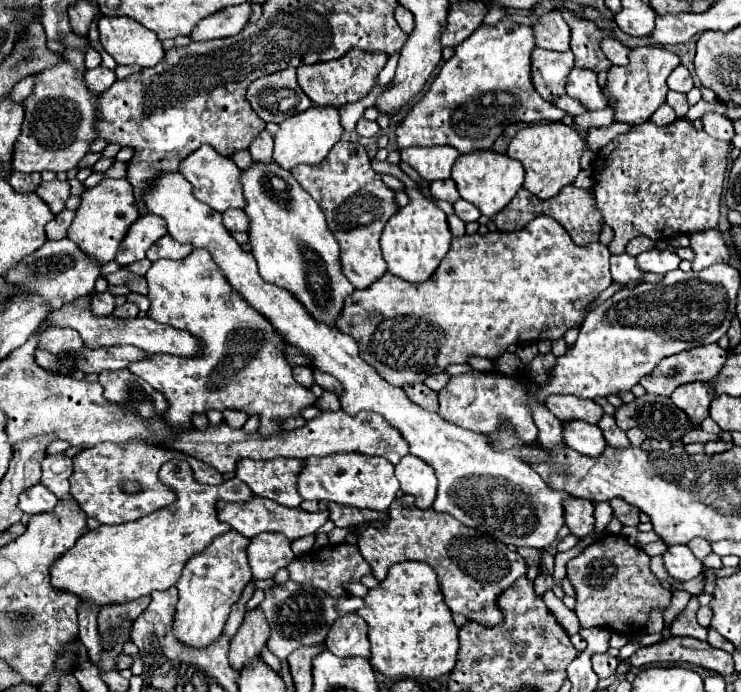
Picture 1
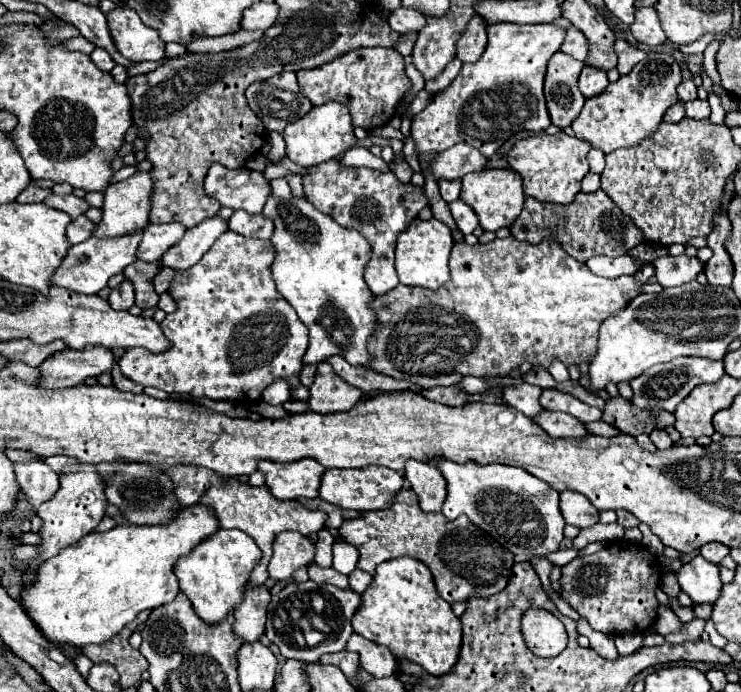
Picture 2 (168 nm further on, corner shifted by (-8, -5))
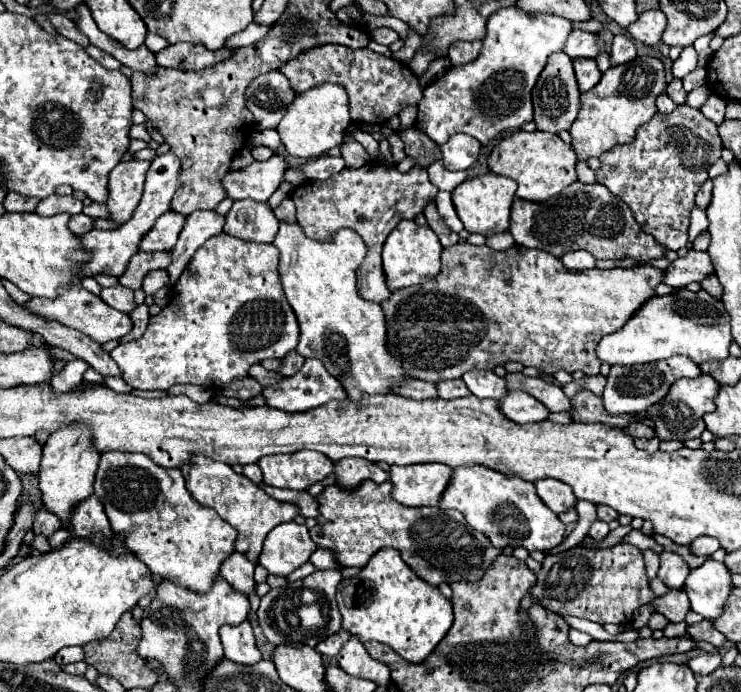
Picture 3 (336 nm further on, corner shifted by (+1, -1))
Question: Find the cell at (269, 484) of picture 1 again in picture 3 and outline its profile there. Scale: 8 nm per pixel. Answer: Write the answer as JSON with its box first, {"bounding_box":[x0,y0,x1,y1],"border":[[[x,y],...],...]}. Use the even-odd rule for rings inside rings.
{"bounding_box":[258,450,332,490],"border":[[[314,450],[264,456],[258,466],[262,468],[264,484],[290,490],[308,490],[332,472],[332,462]]]}

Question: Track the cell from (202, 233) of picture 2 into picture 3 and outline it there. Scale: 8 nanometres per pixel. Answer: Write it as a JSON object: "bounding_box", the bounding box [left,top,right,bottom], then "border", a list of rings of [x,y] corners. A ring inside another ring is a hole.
{"bounding_box":[166,210,224,284],"border":[[[196,210],[186,218],[186,224],[178,236],[176,246],[170,250],[172,262],[166,268],[170,274],[170,284],[176,284],[178,276],[194,256],[194,252],[212,236],[220,234],[224,228],[224,216],[214,210]]]}

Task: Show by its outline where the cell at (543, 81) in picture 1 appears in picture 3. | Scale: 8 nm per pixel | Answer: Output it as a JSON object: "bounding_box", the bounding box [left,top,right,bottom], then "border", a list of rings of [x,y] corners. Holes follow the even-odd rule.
{"bounding_box":[532,52,580,134],"border":[[[554,52],[548,56],[548,62],[534,86],[532,102],[534,102],[534,122],[538,130],[558,134],[572,126],[578,114],[578,106],[580,106],[580,90],[578,90],[574,70],[572,70],[572,60],[568,54]]]}

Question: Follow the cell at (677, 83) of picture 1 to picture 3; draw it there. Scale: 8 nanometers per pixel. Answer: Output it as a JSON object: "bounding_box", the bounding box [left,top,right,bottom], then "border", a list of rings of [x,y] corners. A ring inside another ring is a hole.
{"bounding_box":[666,78,686,104],"border":[[[674,78],[674,80],[668,84],[666,94],[668,94],[676,104],[684,104],[684,100],[686,100],[686,90],[684,90],[684,86],[682,86],[682,80]]]}

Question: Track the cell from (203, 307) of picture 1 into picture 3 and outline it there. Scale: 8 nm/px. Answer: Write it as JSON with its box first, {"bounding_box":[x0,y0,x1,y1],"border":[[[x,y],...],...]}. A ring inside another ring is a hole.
{"bounding_box":[112,232,298,390],"border":[[[226,232],[212,236],[188,262],[186,270],[172,286],[174,296],[160,314],[150,316],[150,324],[140,340],[120,342],[112,352],[122,378],[138,390],[168,390],[174,384],[198,384],[220,390],[226,384],[246,378],[254,364],[266,358],[284,358],[298,344],[298,324],[292,308],[284,300],[278,278],[278,252],[272,244],[246,242]]]}

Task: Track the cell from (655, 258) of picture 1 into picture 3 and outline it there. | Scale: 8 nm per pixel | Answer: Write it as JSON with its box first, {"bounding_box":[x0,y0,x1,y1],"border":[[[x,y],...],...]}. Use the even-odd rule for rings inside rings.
{"bounding_box":[662,250,712,288],"border":[[[688,250],[686,256],[676,258],[670,268],[664,272],[662,282],[674,288],[680,286],[688,286],[690,282],[702,282],[704,276],[712,274],[712,260],[708,256],[708,252],[696,252],[696,250]]]}

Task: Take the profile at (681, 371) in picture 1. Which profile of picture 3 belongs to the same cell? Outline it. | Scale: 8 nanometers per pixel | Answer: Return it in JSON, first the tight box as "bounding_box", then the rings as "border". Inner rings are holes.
{"bounding_box":[604,356,702,414],"border":[[[672,356],[668,360],[656,360],[656,362],[648,362],[648,364],[634,364],[634,366],[616,366],[610,370],[606,388],[604,388],[604,408],[610,414],[636,414],[636,412],[644,412],[650,406],[658,404],[660,400],[666,398],[670,386],[678,380],[678,378],[698,378],[702,374],[700,366],[696,362],[692,362],[688,356]]]}

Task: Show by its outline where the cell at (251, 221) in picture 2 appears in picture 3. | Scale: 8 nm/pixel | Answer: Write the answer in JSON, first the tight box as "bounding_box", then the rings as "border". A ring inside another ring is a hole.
{"bounding_box":[224,200,278,242],"border":[[[240,200],[226,214],[224,232],[250,242],[272,242],[278,232],[278,218],[266,202]]]}

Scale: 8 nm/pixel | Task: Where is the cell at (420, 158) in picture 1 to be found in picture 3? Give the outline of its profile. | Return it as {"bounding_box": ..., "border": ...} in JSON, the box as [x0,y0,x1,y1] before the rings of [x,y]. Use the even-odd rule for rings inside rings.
{"bounding_box":[440,134,480,170],"border":[[[468,134],[450,136],[450,140],[440,146],[442,160],[448,170],[468,170],[480,154],[480,142]]]}

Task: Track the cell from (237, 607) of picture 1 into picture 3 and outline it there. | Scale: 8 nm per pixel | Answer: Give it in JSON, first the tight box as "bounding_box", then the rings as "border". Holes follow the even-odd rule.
{"bounding_box":[182,456,300,564],"border":[[[196,456],[196,460],[192,460],[190,464],[184,464],[182,474],[192,498],[202,506],[214,508],[222,520],[226,520],[230,526],[238,530],[236,552],[244,554],[254,564],[258,562],[266,534],[282,522],[292,522],[300,514],[300,508],[296,504],[274,500],[258,484],[250,482],[242,474],[236,474],[228,464],[220,464],[216,460]]]}

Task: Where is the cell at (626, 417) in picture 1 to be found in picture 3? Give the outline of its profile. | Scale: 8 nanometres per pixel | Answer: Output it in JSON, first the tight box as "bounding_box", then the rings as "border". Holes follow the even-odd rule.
{"bounding_box":[570,390,640,428],"border":[[[580,390],[572,398],[570,414],[572,414],[572,418],[576,418],[576,422],[600,422],[606,426],[620,426],[620,428],[626,428],[640,420],[636,414],[622,414],[622,416],[608,414],[602,404],[602,396],[596,396],[590,390]]]}

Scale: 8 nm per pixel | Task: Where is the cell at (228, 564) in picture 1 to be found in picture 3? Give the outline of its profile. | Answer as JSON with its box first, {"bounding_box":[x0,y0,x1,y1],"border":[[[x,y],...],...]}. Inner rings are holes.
{"bounding_box":[94,452,238,594],"border":[[[104,452],[96,472],[94,494],[104,504],[112,530],[126,534],[128,548],[142,558],[152,574],[196,594],[210,592],[220,566],[234,552],[238,532],[214,510],[192,500],[180,470],[162,468],[144,454]]]}

